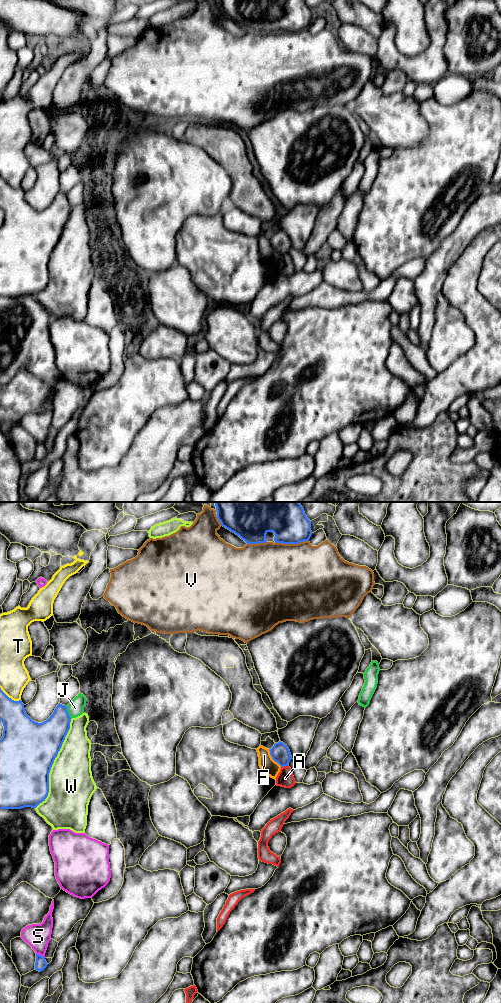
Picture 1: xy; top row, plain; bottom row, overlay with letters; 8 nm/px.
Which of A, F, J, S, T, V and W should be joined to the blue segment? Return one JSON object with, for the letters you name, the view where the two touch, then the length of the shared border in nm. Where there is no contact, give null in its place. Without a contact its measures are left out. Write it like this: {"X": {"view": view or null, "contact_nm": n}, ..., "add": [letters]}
{"add": []}

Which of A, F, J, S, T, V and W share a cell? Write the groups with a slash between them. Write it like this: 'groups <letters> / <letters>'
groups A / F / J / S / T / V / W

